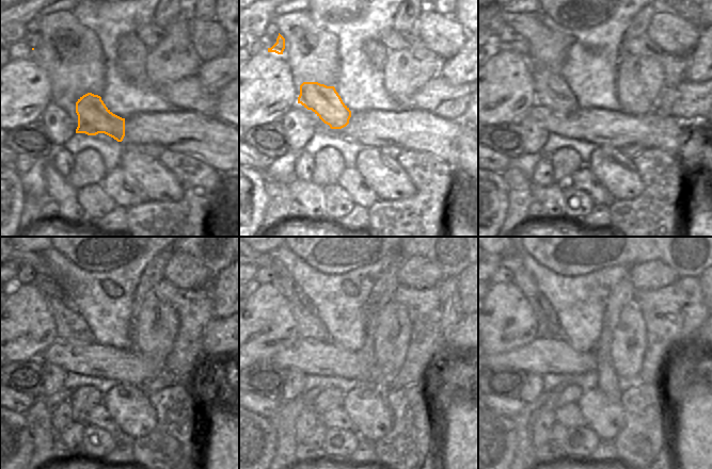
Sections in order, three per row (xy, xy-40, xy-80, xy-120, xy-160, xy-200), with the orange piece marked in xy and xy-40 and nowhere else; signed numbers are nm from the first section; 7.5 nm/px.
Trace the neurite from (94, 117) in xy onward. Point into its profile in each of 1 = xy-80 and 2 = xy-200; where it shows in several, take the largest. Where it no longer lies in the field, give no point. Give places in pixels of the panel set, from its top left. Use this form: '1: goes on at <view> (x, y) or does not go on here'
1: goes on at xy-80 (551, 90)
2: goes on at xy-200 (523, 279)

